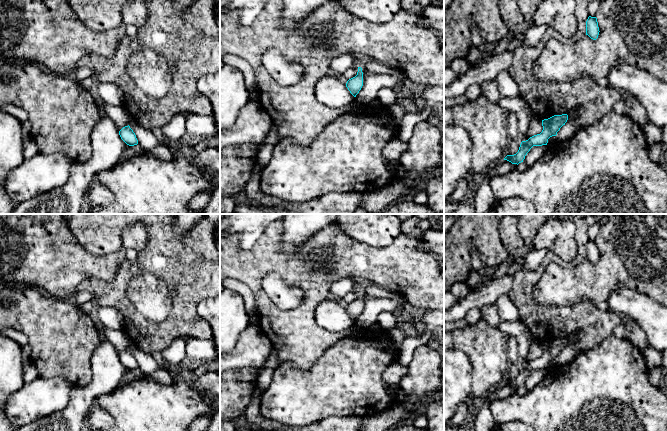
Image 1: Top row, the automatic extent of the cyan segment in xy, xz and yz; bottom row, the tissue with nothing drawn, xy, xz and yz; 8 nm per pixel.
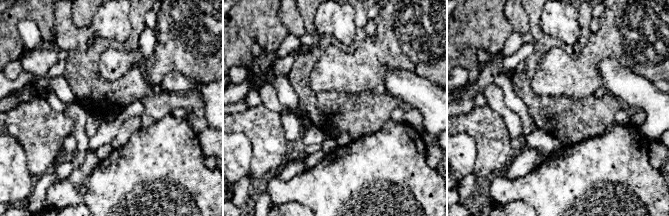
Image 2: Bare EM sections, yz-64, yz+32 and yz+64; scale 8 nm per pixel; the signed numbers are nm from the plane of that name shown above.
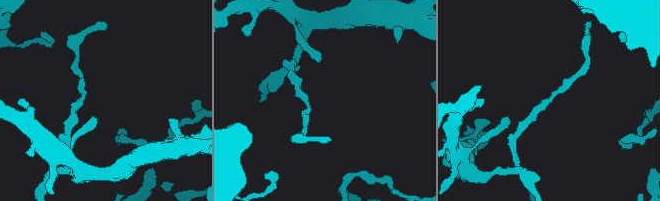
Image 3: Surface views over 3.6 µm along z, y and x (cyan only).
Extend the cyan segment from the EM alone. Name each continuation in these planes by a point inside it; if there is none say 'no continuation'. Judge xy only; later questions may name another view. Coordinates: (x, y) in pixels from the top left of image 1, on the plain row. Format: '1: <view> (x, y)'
no continuation

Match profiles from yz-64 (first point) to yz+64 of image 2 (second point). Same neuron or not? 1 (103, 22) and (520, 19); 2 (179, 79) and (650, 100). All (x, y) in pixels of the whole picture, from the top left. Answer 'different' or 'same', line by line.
1: same
2: same

